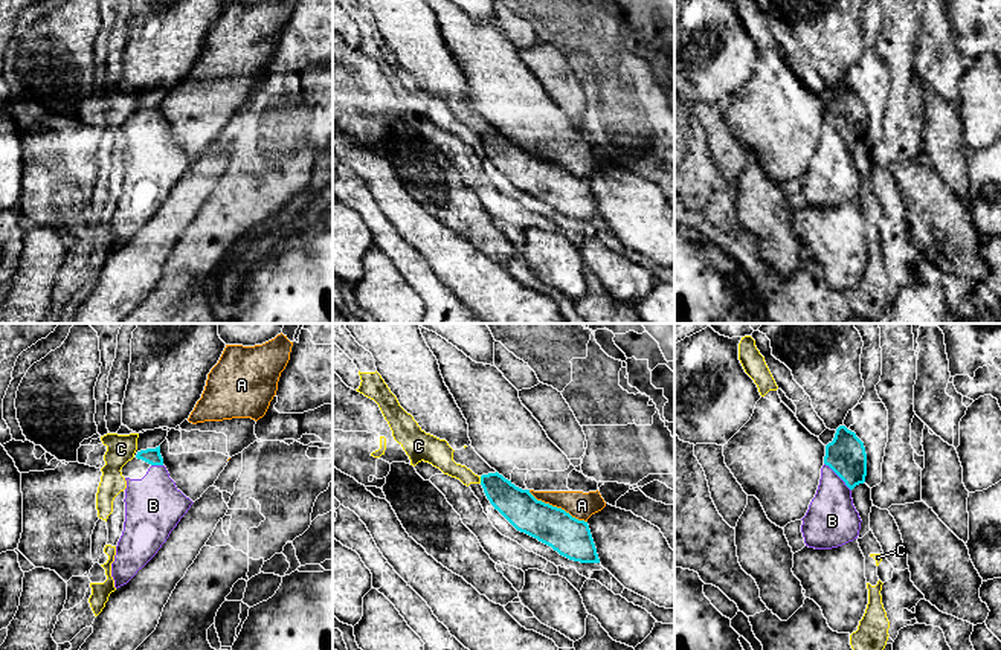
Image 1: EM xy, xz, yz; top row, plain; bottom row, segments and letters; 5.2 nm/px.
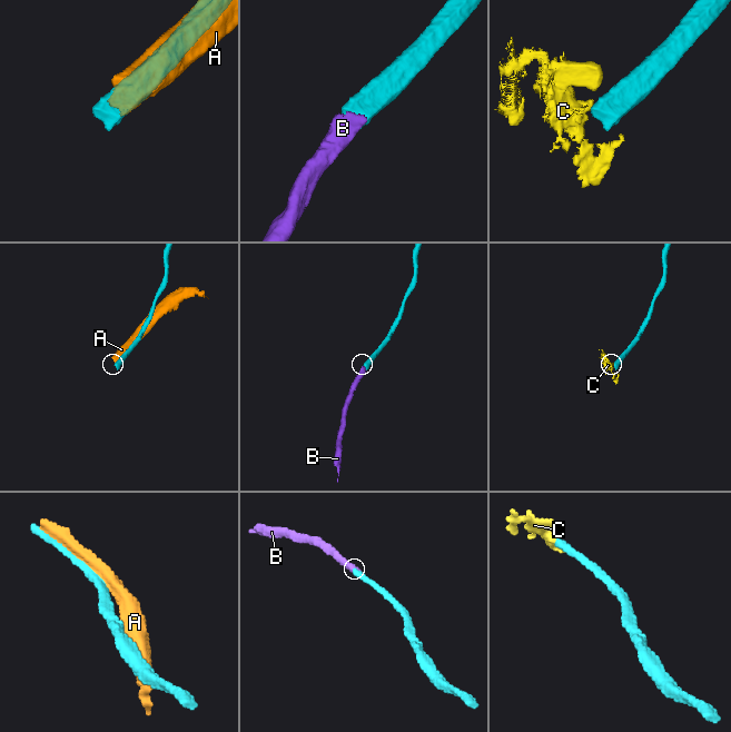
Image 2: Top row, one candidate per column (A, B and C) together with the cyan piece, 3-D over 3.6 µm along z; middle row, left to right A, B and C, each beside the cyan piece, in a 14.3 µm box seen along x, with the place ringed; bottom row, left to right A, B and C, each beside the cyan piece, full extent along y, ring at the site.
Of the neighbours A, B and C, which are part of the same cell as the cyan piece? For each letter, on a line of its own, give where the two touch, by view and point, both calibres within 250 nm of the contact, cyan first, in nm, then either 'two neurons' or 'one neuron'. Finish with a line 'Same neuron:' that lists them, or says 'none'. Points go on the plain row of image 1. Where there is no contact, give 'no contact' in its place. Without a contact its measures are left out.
A: xz (556, 165) | 200/140 nm | two neurons
B: yz (838, 133) | 220/280 nm | one neuron
C: xz (481, 138) | 190/130 nm | two neurons
Same neuron: B

